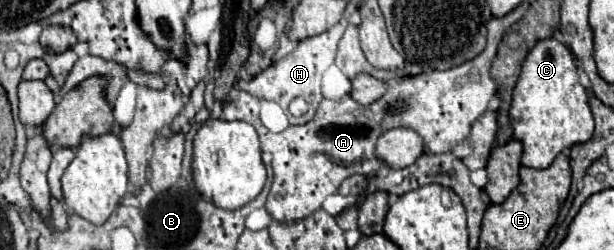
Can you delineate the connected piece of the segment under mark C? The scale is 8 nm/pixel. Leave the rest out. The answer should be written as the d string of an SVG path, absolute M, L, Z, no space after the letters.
M540 40L526 56L514 88L510 126L512 138L520 140L524 146L520 162L528 168L546 168L562 150L592 138L594 118L586 90L580 84L572 52L558 40Z

